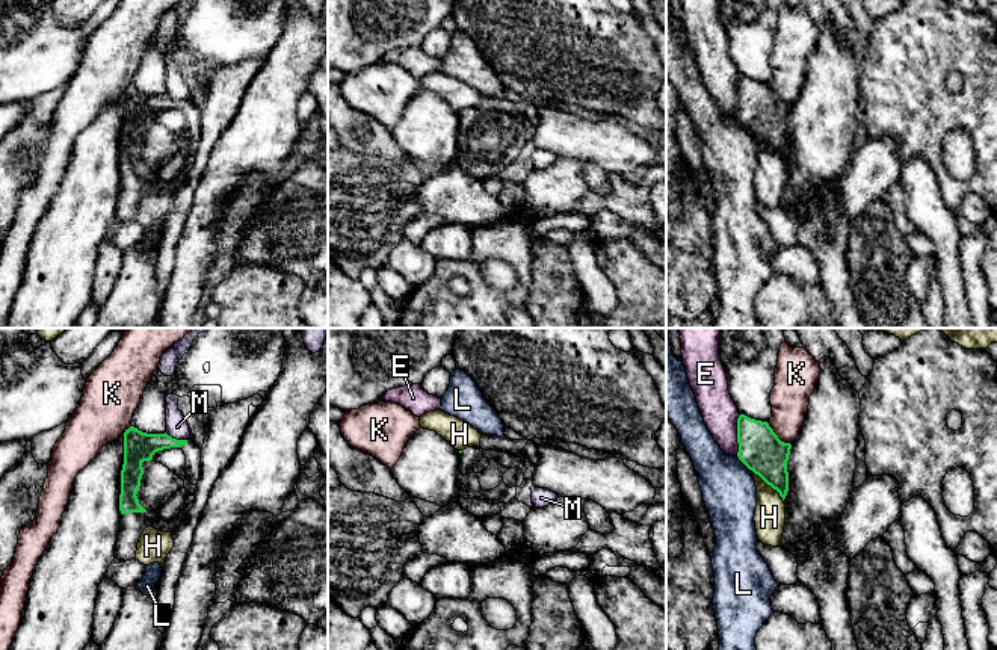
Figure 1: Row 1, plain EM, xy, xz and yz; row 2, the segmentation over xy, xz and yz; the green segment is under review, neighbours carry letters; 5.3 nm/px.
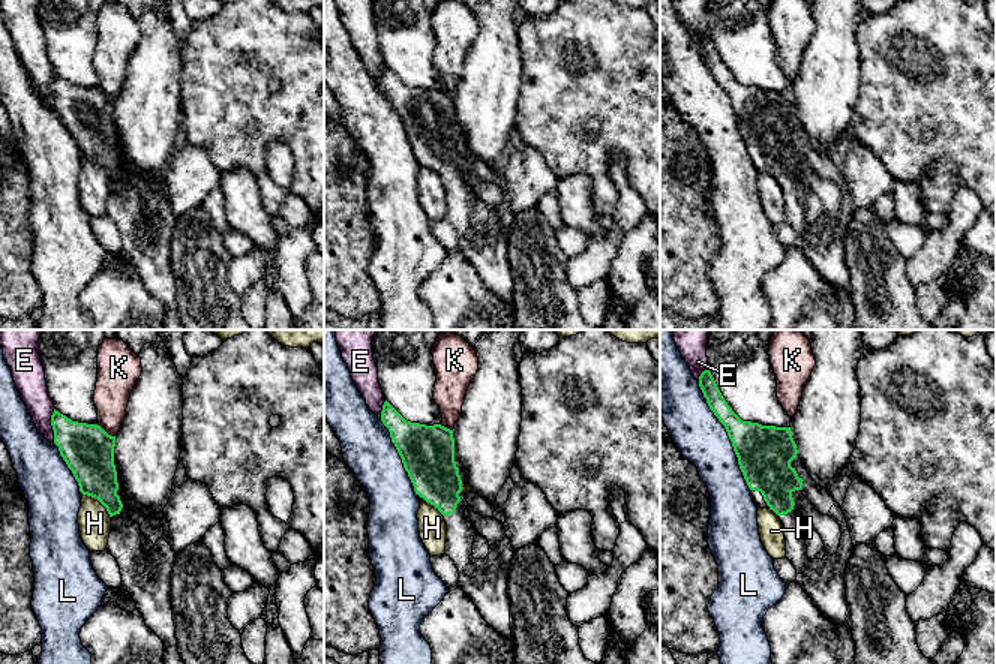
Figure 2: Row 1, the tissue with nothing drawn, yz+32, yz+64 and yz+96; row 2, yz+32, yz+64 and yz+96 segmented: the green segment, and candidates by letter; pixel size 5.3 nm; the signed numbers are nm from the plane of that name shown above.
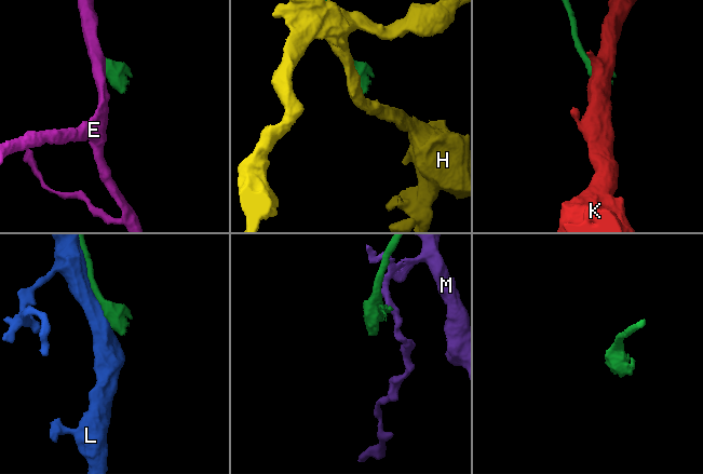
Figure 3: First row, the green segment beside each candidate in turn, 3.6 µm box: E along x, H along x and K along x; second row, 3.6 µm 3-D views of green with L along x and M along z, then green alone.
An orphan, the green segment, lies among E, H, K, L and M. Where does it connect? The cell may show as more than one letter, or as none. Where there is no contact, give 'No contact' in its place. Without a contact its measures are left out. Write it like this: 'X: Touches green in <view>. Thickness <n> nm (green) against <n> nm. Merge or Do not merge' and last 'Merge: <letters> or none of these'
E: Touches green in yz. Thickness 240 nm (green) against 190 nm. Do not merge
H: Touches green in yz. Thickness 240 nm (green) against 160 nm. Do not merge
K: Touches green in yz. Thickness 240 nm (green) against 200 nm. Do not merge
L: Touches green in yz. Thickness 240 nm (green) against 280 nm. Do not merge
M: Touches green in xy. Thickness 160 nm (green) against 120 nm. Do not merge
Merge: none of these

